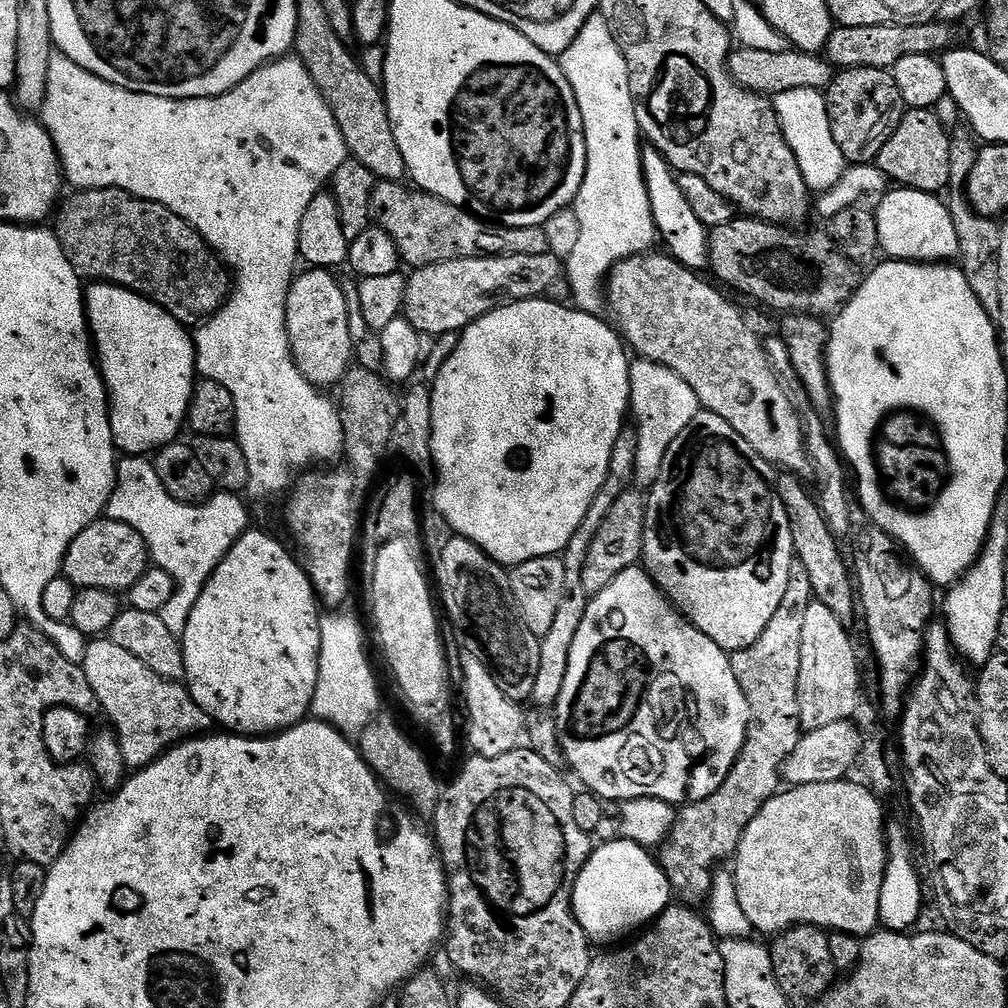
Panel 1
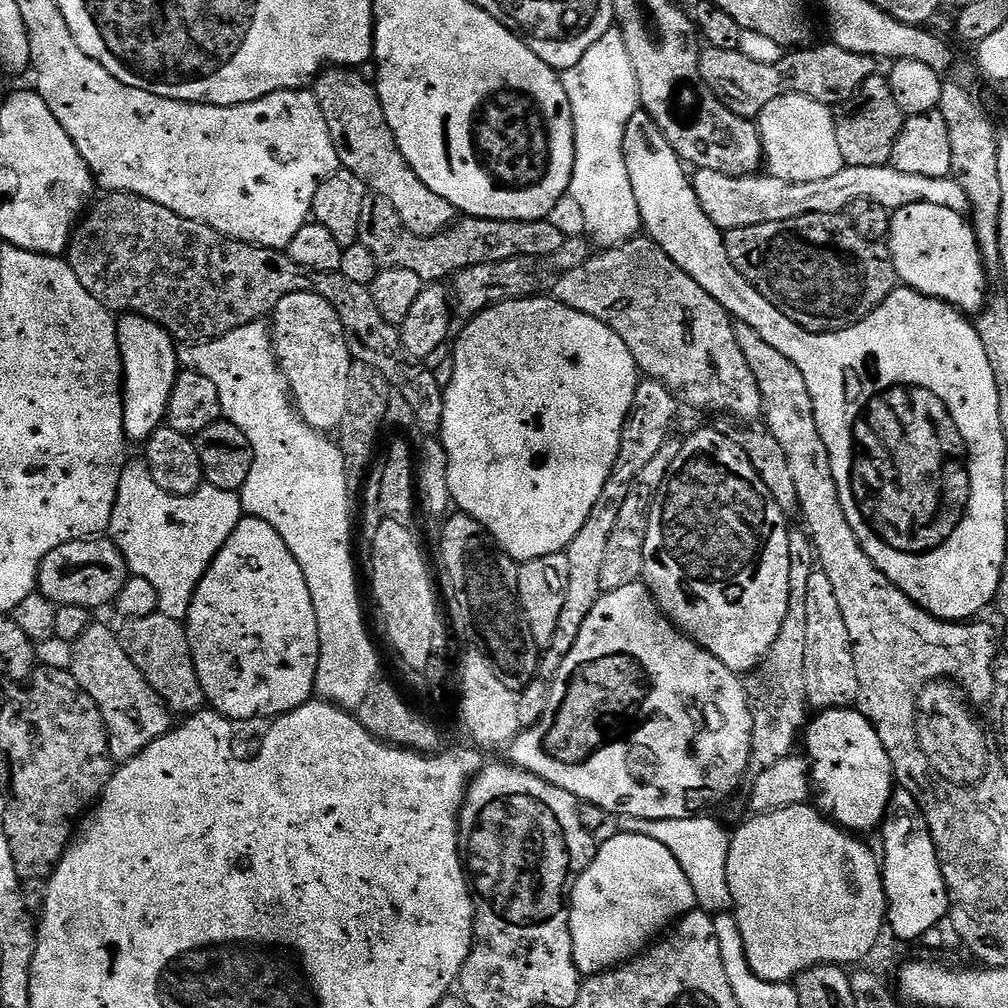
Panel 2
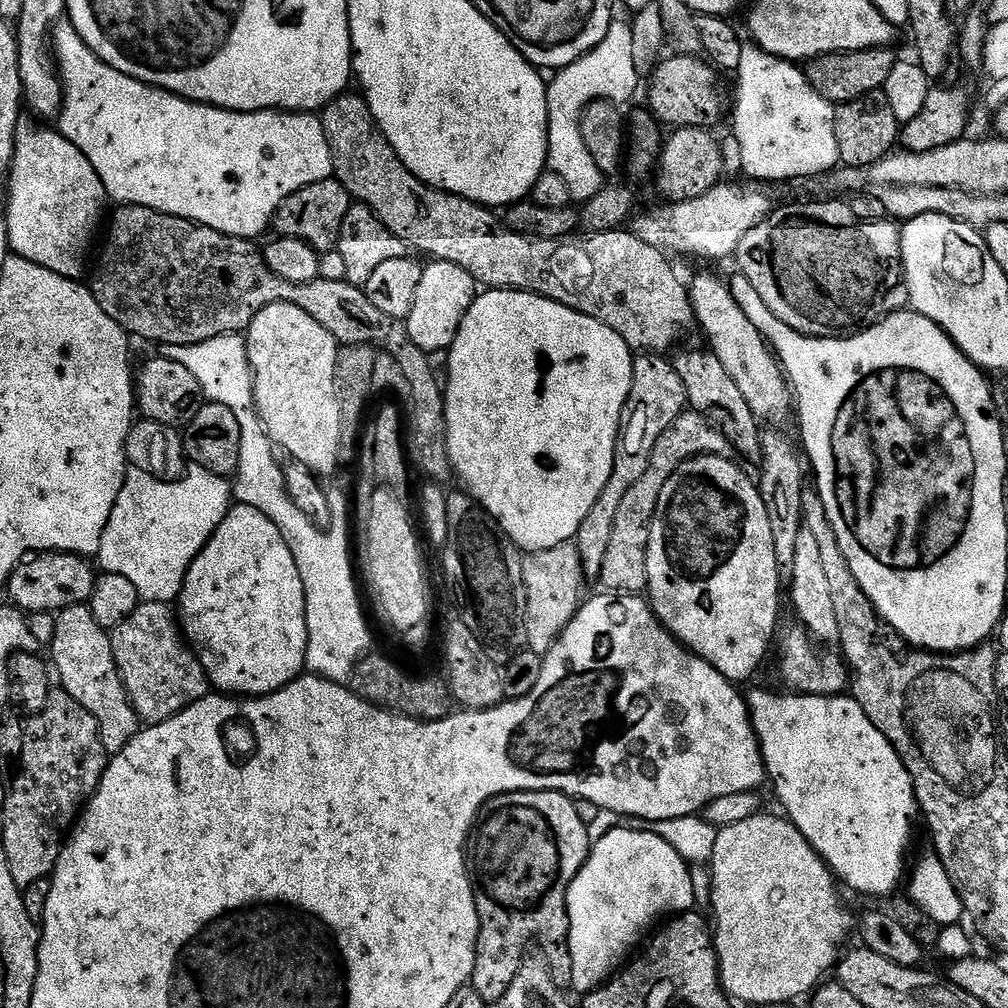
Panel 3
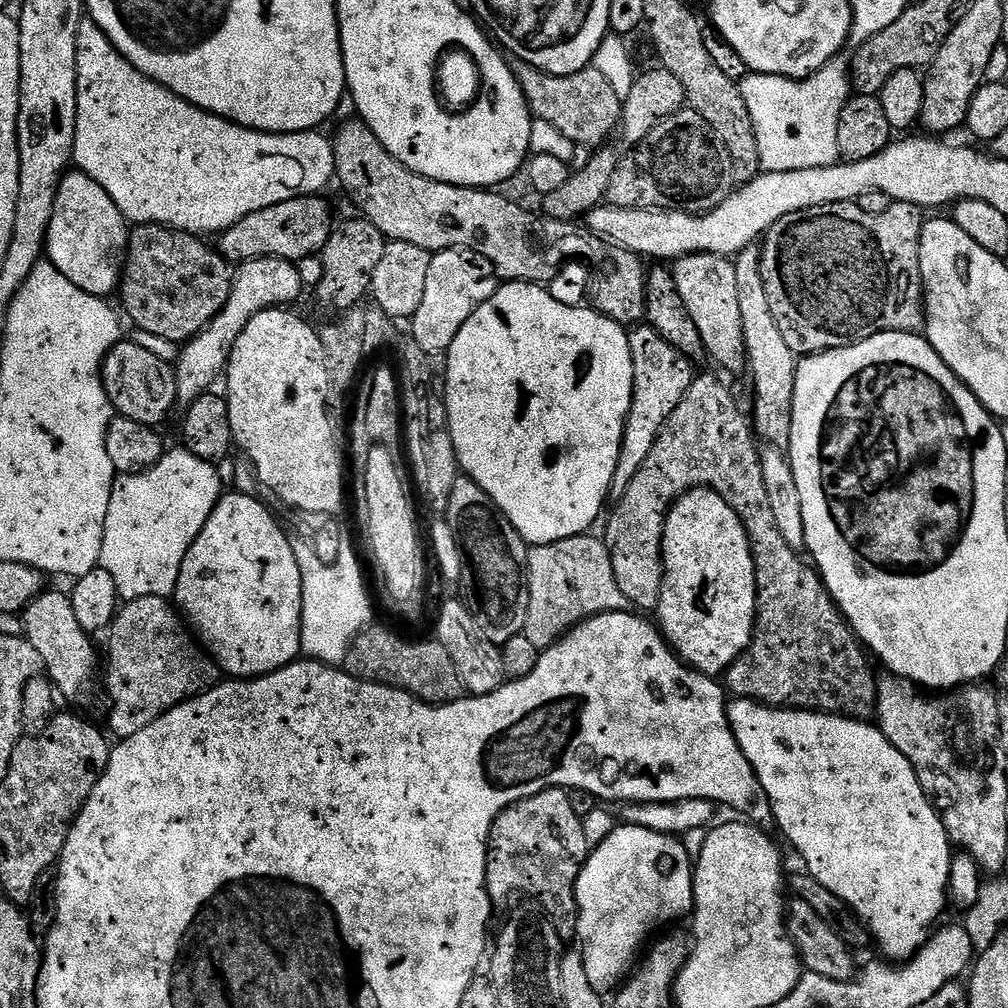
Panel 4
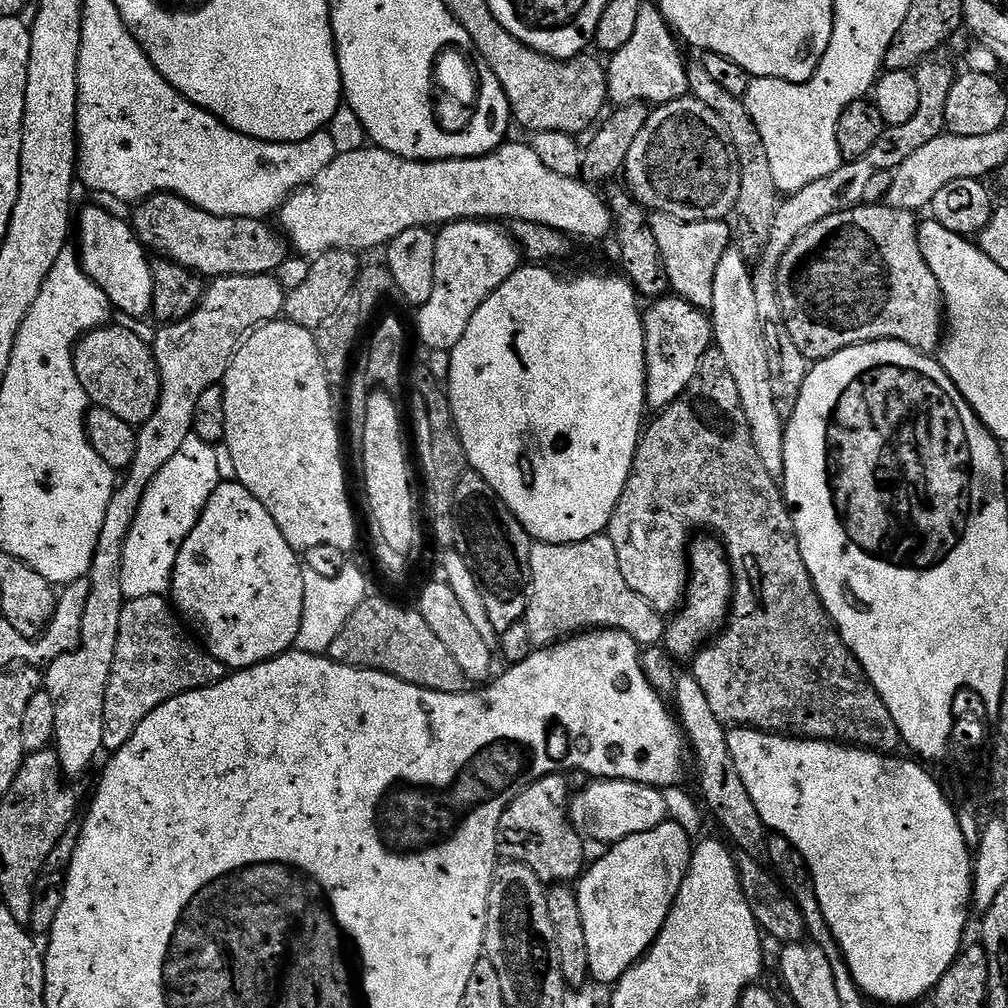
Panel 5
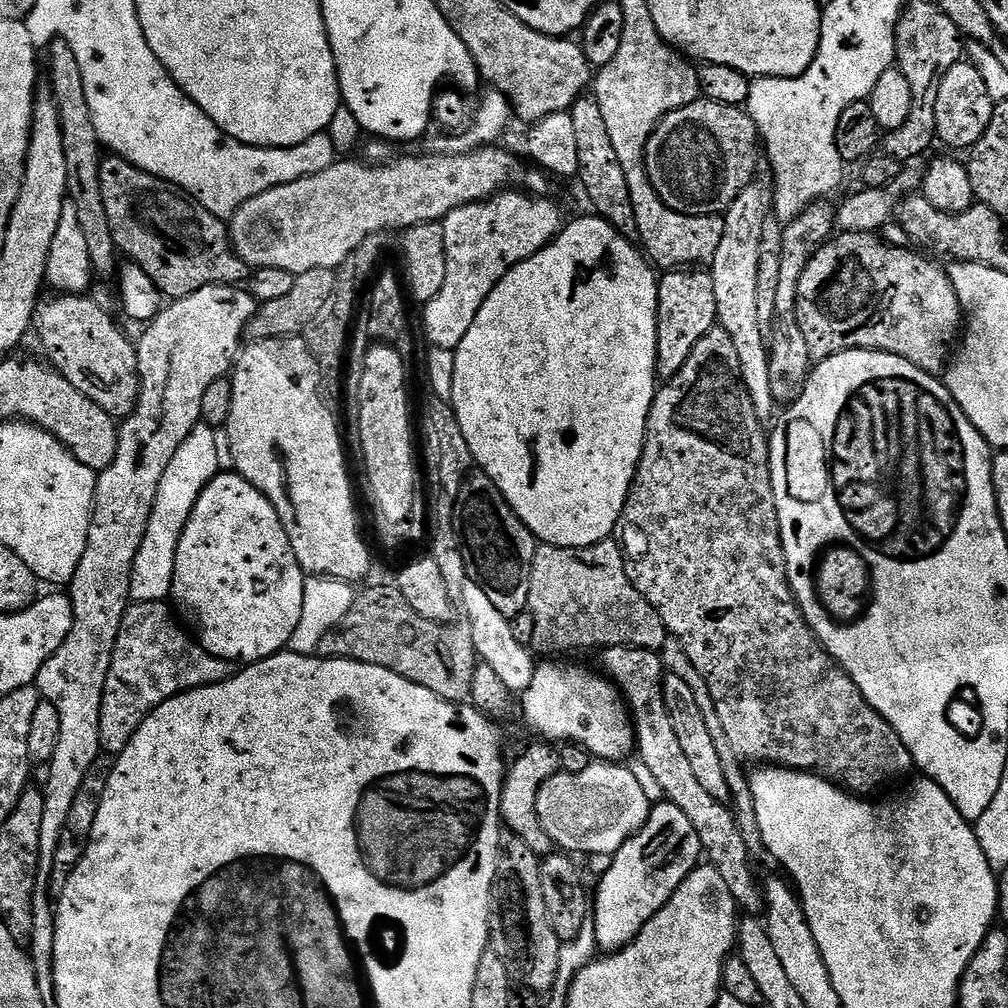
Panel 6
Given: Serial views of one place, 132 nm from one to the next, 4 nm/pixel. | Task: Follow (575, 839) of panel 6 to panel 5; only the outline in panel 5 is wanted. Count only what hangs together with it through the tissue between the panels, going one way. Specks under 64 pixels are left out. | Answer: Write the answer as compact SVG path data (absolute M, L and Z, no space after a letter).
M593 779L580 795L573 795L568 805L568 819L581 837L597 839L609 846L634 834L654 830L654 826L669 819L664 792L648 784L635 784L625 780Z

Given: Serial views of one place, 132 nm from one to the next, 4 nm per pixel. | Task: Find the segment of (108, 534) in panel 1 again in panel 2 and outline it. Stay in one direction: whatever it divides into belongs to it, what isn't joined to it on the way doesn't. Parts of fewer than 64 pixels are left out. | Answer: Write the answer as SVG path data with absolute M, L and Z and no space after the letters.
M89 538L66 542L50 550L40 564L36 583L41 594L57 606L65 604L95 610L115 602L129 575L126 558L111 538Z

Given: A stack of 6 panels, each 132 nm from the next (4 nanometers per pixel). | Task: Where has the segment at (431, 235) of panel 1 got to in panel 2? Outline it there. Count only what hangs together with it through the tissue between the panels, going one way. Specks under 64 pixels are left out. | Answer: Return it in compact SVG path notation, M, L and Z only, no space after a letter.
M370 194L366 202L362 202L362 214L358 217L358 242L374 254L377 265L384 268L401 268L418 274L418 278L425 282L444 282L461 272L464 268L479 264L493 264L503 260L519 260L541 256L553 256L563 246L566 237L562 230L556 229L547 218L543 220L491 220L477 216L464 216L448 225L443 232L436 232L433 236L420 236L407 228L398 218L394 206L386 202L386 198Z

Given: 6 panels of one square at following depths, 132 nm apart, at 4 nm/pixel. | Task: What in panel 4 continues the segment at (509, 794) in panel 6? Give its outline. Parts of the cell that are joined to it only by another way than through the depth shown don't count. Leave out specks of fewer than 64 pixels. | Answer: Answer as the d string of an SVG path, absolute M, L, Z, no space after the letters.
M547 788L510 805L494 822L488 839L486 886L493 905L500 906L512 892L533 892L545 904L541 905L550 913L561 941L573 939L580 927L576 879L590 855L583 824L563 788Z

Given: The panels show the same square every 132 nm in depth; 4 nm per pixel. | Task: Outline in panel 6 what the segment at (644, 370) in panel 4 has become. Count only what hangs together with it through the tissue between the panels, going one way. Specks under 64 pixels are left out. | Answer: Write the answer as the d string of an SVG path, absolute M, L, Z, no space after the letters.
M685 266L675 270L668 270L659 277L660 285L658 286L658 314L656 315L656 375L660 378L671 378L674 374L678 374L678 370L682 370L682 366L686 366L686 358L690 358L690 354L694 354L694 346L700 341L705 334L710 334L712 328L717 327L718 321L718 302L714 302L714 278L711 271L701 270L696 266Z

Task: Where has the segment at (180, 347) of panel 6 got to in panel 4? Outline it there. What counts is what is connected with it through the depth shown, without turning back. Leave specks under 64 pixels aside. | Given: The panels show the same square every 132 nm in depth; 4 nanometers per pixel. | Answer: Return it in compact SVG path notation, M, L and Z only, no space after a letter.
M258 258L257 260L247 260L245 264L239 265L235 269L234 277L232 280L232 290L230 292L230 298L226 302L226 306L223 310L218 313L212 321L209 322L208 327L203 328L197 336L194 337L193 340L187 341L179 349L180 352L180 361L175 361L174 367L176 370L176 398L177 401L181 405L187 406L189 404L193 404L199 396L204 395L205 392L209 391L213 387L212 383L215 382L216 379L223 377L225 375L226 369L228 367L228 359L230 358L230 354L232 353L232 347L234 346L234 342L238 342L238 334L242 334L242 330L246 330L246 326L250 322L250 318L254 318L258 314L262 314L266 310L270 310L271 308L284 308L285 306L292 306L292 303L295 302L296 299L299 298L300 295L305 295L306 289L304 283L302 282L302 274L298 274L298 270L296 269L296 264L291 260L283 260L282 258Z

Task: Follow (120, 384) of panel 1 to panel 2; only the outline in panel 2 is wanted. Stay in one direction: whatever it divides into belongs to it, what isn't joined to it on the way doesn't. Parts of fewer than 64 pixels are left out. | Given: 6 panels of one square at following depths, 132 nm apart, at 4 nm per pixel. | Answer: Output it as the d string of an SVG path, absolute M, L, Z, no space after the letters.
M121 315L116 333L124 367L124 434L129 441L147 442L168 415L170 394L178 375L178 344L162 325L145 316Z

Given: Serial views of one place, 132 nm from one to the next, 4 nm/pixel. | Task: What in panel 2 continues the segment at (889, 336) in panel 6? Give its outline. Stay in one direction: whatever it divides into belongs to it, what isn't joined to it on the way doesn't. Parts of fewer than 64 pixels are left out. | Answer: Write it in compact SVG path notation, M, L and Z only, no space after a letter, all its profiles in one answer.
M802 214L798 218L786 218L782 222L758 222L758 226L730 228L724 232L724 245L726 254L730 254L730 262L734 262L734 266L742 274L742 278L746 278L746 282L755 286L758 294L762 294L762 298L774 302L774 306L778 306L778 310L782 310L782 314L786 314L786 318L790 318L808 332L838 332L841 328L856 323L857 320L867 316L898 284L892 252L888 249L887 243L868 240L862 234L858 234L856 226L844 214Z

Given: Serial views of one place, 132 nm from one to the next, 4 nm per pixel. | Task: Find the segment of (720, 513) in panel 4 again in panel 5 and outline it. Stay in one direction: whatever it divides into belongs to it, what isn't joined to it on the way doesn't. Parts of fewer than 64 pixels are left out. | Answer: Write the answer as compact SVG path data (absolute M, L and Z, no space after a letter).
M704 538L708 540L691 541L686 552L686 591L684 599L678 611L667 621L662 647L673 661L691 661L701 648L705 647L721 631L722 625L730 615L730 605L732 602L732 567L728 565L728 555L724 552L724 546L716 538Z

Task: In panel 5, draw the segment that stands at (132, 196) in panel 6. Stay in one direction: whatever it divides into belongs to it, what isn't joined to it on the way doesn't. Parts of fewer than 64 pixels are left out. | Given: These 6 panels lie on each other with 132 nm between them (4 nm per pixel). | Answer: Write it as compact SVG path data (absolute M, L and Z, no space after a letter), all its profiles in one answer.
M158 192L155 196L147 196L133 208L136 209L133 210L132 216L130 215L130 223L145 249L152 254L157 252L157 257L173 260L178 266L190 269L201 278L274 274L290 254L289 245L281 239L277 229L267 228L264 225L267 223L255 216L215 216L186 202L181 196L175 196L172 192Z

